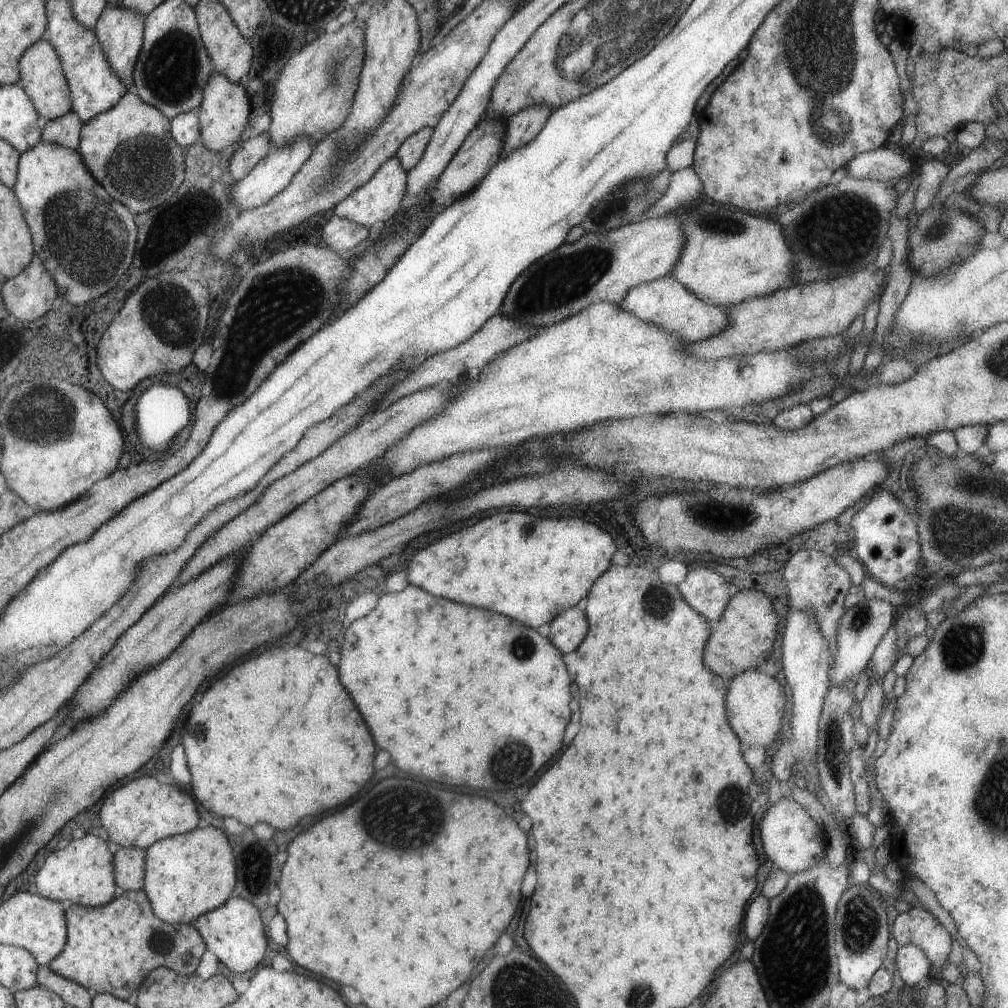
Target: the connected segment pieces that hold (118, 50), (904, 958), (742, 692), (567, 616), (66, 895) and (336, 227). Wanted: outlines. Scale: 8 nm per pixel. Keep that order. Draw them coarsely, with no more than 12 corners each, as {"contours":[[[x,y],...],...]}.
{"contours":[[[107,6],[94,34],[129,90],[146,16]],[[916,944],[900,945],[896,964],[906,986],[928,979],[932,964]],[[760,669],[727,692],[728,722],[743,745],[780,738],[787,699]],[[583,606],[550,623],[549,639],[561,653],[575,651],[589,631]],[[92,834],[46,855],[38,894],[98,907],[116,894],[113,855]],[[338,215],[323,228],[328,248],[347,255],[369,228]]]}

